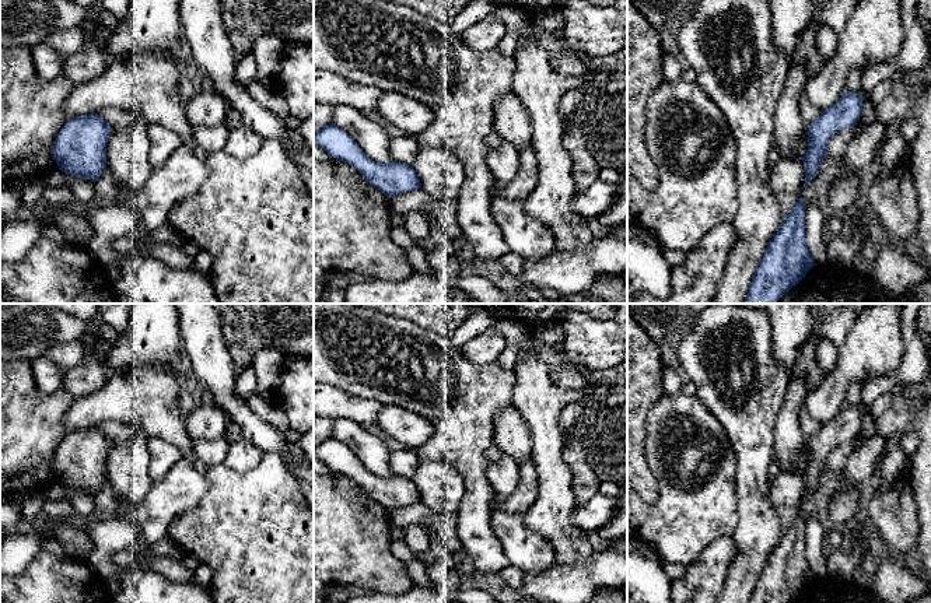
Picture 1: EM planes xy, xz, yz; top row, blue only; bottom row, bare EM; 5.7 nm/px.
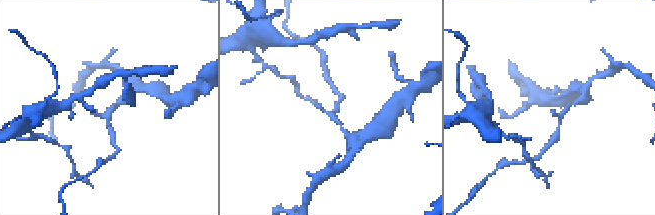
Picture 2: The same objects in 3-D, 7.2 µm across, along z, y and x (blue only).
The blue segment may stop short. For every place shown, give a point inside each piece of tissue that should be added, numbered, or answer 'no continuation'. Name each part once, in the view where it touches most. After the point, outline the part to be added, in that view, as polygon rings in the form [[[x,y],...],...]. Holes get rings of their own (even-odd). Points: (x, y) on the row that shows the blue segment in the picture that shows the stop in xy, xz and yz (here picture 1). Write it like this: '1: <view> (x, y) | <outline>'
no continuation

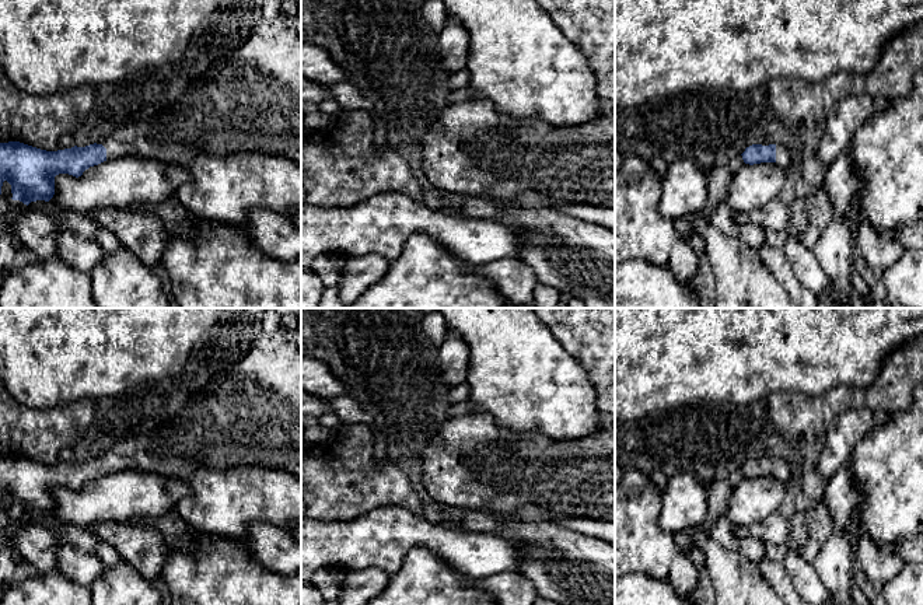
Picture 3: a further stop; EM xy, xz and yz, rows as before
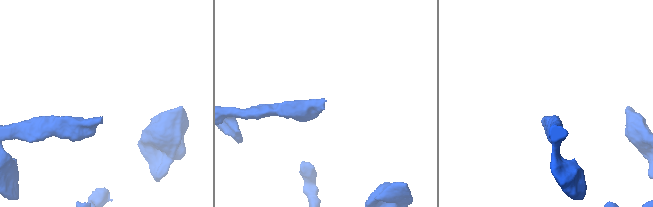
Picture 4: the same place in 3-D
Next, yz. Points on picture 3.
1: yz (783, 156) | [[[776,144],[776,164],[780,167],[787,167],[791,160],[790,150],[786,144]]]

